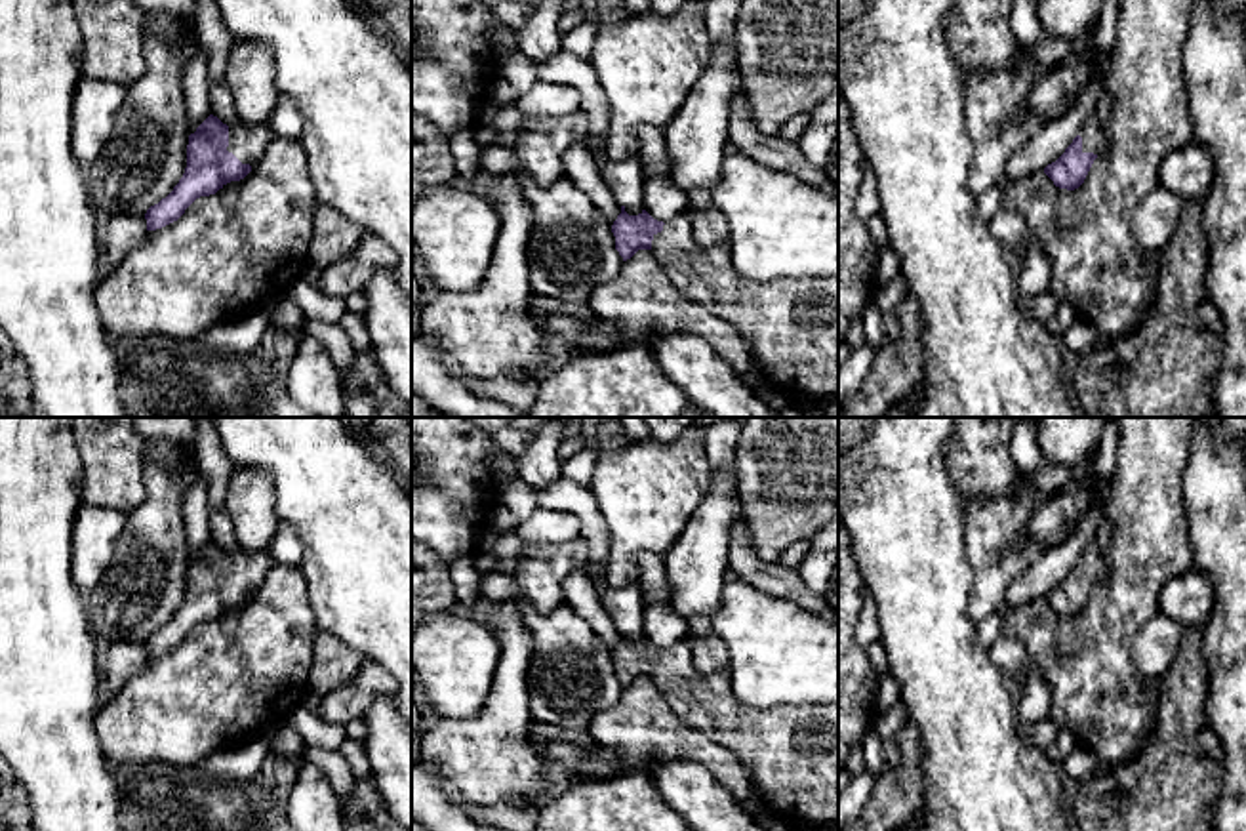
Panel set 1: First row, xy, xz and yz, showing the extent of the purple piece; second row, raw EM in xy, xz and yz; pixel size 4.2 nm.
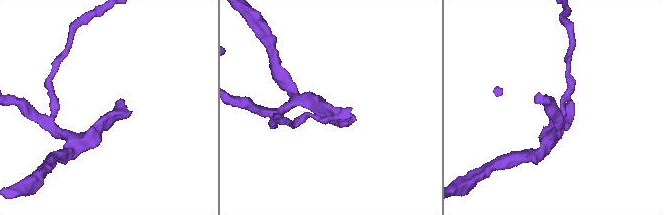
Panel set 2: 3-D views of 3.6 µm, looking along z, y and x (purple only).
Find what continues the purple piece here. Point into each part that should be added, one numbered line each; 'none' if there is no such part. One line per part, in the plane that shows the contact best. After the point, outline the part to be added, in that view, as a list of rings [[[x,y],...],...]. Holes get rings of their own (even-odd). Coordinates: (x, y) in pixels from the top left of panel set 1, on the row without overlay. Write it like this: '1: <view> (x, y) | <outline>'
1: xy (248, 570) | [[[238,545],[236,551],[229,555],[227,578],[242,591],[250,591],[253,595],[274,566],[276,564],[267,549],[251,553]]]

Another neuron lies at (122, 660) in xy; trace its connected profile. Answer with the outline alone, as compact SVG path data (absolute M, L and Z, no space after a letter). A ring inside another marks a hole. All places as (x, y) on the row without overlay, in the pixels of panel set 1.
M116 640L101 648L101 677L105 698L116 696L124 684L147 667L147 646Z

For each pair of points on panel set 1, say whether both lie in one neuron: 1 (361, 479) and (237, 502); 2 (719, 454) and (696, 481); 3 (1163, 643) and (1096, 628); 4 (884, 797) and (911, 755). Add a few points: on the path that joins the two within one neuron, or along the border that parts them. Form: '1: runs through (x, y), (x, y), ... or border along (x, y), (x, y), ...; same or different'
1: border along (239, 466), (269, 475), (271, 502), (281, 521); different
2: border along (705, 437), (705, 458), (711, 469); different
3: border along (1159, 612), (1132, 647), (1145, 679); different
4: runs through (894, 788), (907, 774), (909, 765); same

